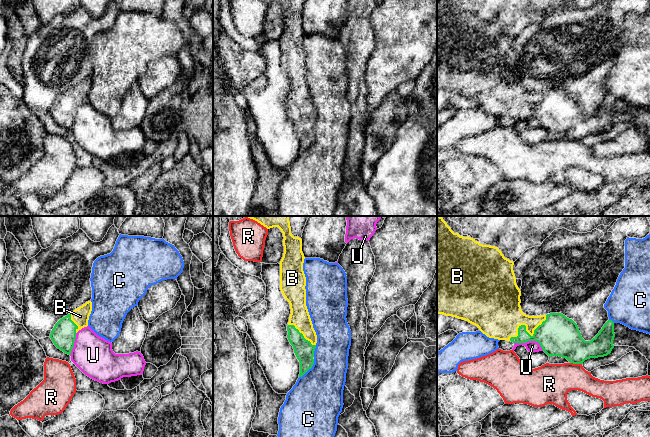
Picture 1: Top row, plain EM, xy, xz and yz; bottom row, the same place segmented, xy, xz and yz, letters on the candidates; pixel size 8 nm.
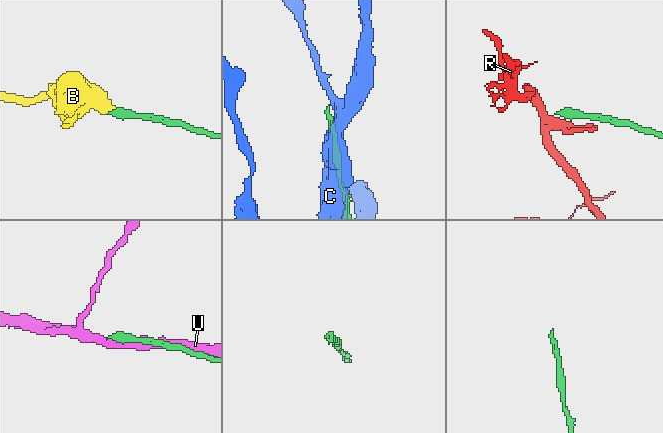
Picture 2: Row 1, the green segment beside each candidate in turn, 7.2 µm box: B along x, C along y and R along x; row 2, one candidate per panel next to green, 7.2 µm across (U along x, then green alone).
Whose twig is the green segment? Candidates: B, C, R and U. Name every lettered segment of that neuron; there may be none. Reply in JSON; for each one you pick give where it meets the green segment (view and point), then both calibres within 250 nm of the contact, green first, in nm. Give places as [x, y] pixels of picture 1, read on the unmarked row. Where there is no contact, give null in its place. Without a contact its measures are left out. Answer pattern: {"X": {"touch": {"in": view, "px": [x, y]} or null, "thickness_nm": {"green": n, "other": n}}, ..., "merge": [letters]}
{"B": {"touch": {"in": "yz", "px": [525, 105]}, "thickness_nm": {"green": 300, "other": 380}}, "merge": ["B"]}

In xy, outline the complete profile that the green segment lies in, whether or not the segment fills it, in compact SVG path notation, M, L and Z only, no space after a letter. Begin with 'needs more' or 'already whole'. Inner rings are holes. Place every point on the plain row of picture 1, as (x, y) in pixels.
needs more; M88 77L55 100L50 114L58 125L71 131L76 110L79 106L88 102L91 87L92 78Z

